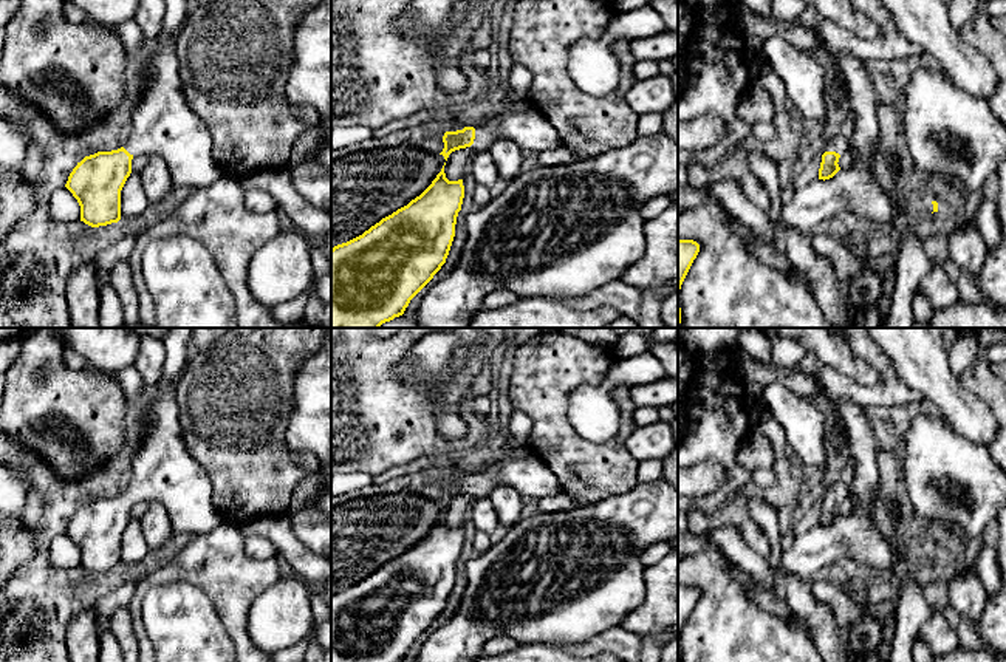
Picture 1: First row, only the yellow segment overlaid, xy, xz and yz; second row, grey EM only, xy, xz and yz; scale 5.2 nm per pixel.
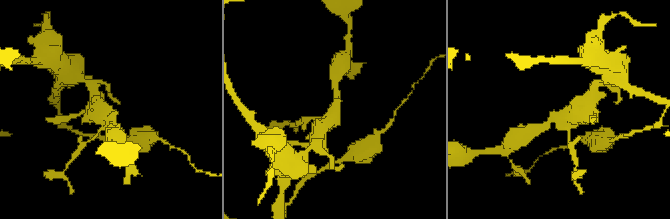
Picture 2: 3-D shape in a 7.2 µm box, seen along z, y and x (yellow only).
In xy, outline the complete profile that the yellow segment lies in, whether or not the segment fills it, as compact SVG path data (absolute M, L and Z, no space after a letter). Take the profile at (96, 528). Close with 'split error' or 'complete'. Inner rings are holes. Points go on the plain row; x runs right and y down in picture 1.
M169 328L163 337L166 348L163 373L141 416L141 441L133 452L132 473L125 479L124 492L118 496L85 503L68 523L65 534L80 552L80 568L91 574L121 566L121 537L132 520L135 503L159 503L169 514L173 534L190 532L198 535L215 527L212 486L206 470L186 449L176 402L176 384L187 363L186 345L193 331L195 328Z; split error

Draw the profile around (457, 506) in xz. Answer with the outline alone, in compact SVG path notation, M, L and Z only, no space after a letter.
M472 493L460 495L455 496L449 501L446 512L444 512L444 520L449 527L458 527L463 526L463 517L469 504L474 504L474 501L480 498Z

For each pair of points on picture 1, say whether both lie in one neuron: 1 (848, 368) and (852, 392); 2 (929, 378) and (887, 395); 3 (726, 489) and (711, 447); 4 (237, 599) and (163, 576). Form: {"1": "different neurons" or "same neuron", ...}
{"1": "different neurons", "2": "different neurons", "3": "same neuron", "4": "same neuron"}

